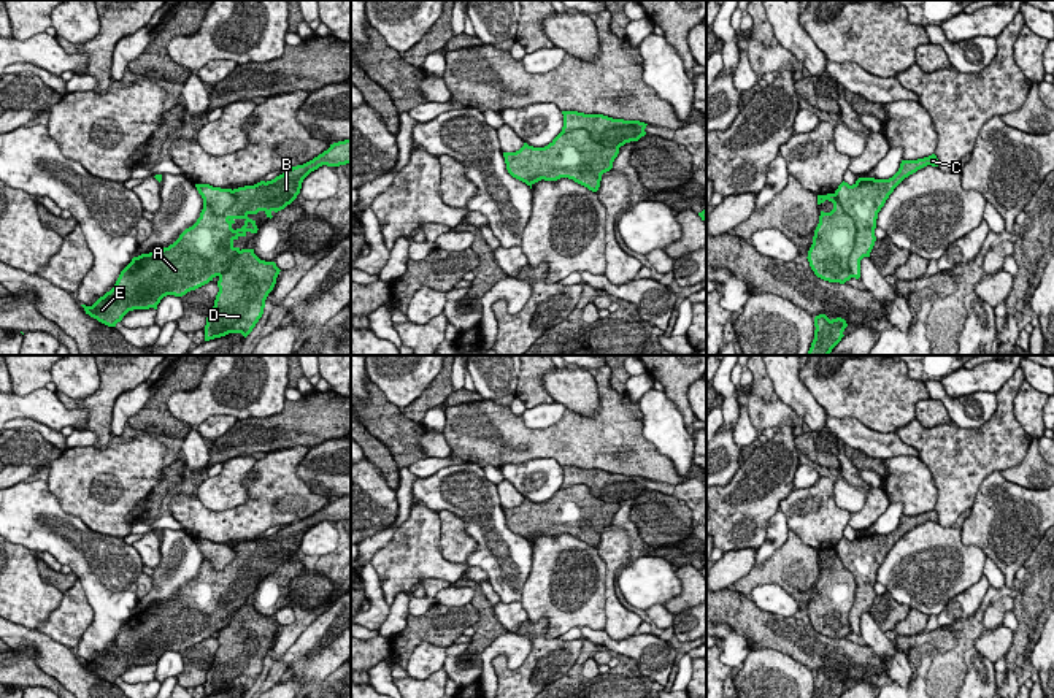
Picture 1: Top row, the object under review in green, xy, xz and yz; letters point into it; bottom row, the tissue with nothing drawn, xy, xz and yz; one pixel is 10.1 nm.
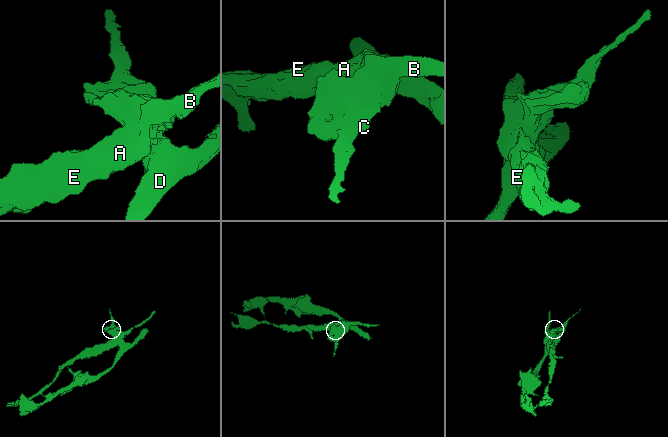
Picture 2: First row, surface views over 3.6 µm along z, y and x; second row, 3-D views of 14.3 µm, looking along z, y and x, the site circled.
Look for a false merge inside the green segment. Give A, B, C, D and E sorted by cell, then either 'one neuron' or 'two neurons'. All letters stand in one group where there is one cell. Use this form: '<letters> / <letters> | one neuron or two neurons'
A B E / C D | two neurons

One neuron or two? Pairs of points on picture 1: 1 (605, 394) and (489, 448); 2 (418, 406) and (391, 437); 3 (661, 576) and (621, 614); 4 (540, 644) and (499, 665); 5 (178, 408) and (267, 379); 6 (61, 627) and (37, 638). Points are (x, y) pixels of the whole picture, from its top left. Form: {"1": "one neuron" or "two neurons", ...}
{"1": "one neuron", "2": "two neurons", "3": "two neurons", "4": "one neuron", "5": "one neuron", "6": "two neurons"}

